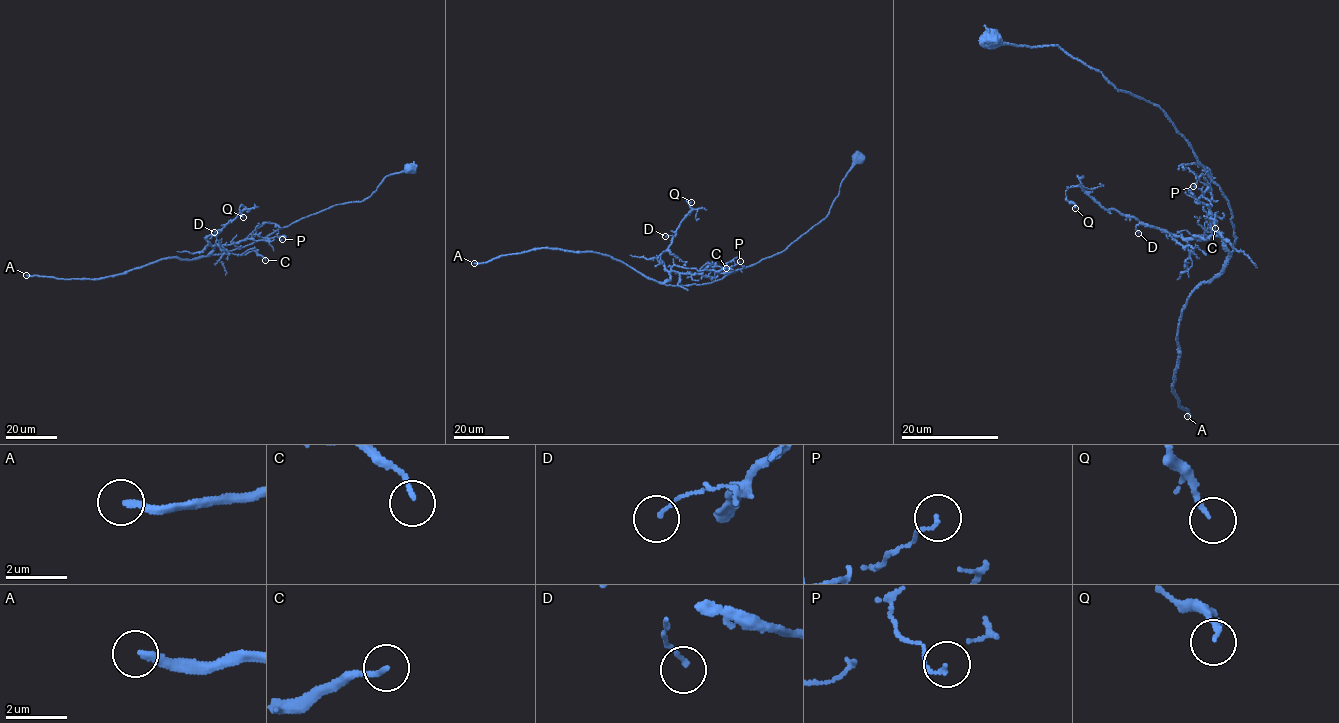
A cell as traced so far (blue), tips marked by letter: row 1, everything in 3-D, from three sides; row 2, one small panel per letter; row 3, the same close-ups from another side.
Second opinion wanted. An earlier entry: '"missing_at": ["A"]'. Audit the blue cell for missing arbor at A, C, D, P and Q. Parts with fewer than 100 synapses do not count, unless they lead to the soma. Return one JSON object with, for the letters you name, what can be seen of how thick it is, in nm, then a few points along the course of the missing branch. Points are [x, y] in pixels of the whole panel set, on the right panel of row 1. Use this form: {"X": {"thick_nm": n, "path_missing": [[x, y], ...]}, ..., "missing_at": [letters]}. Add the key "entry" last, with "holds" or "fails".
{"A": {"thick_nm": 240}, "missing_at": ["A"], "entry": "holds"}

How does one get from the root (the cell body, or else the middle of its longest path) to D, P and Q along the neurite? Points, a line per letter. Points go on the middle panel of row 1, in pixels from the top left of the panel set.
D: (859, 157), (827, 217), (784, 250), (721, 279), (666, 285), (670, 274), (660, 255), (672, 236), (665, 236)
P: (859, 157), (827, 216), (785, 250), (711, 283), (665, 283), (672, 271), (712, 278), (727, 262), (740, 261)
Q: (859, 157), (827, 216), (785, 250), (711, 283), (666, 285), (660, 255), (691, 202)

